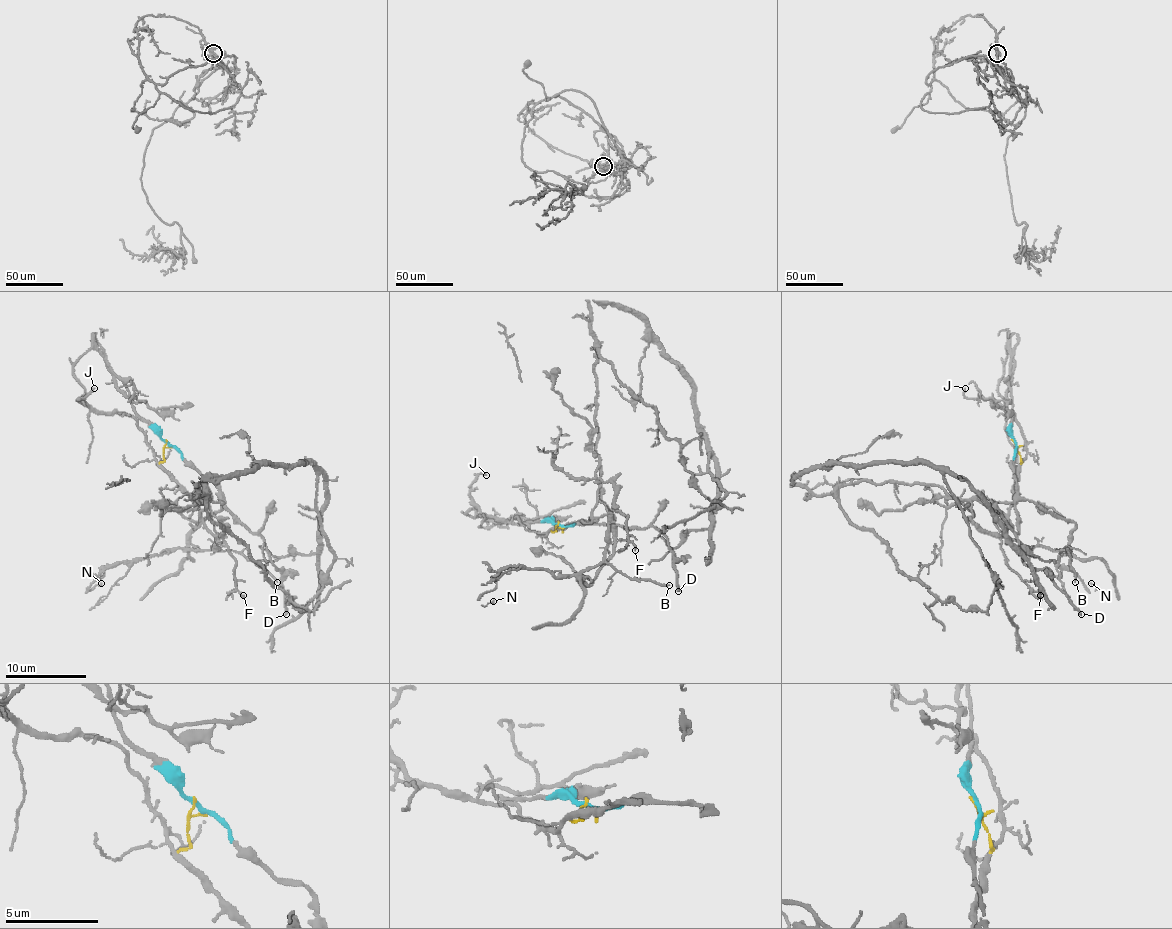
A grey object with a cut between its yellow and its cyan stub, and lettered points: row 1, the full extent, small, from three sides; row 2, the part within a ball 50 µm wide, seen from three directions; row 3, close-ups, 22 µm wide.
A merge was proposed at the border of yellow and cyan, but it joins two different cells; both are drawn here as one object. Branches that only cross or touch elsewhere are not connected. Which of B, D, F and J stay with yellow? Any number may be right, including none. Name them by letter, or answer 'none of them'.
B, F, J

